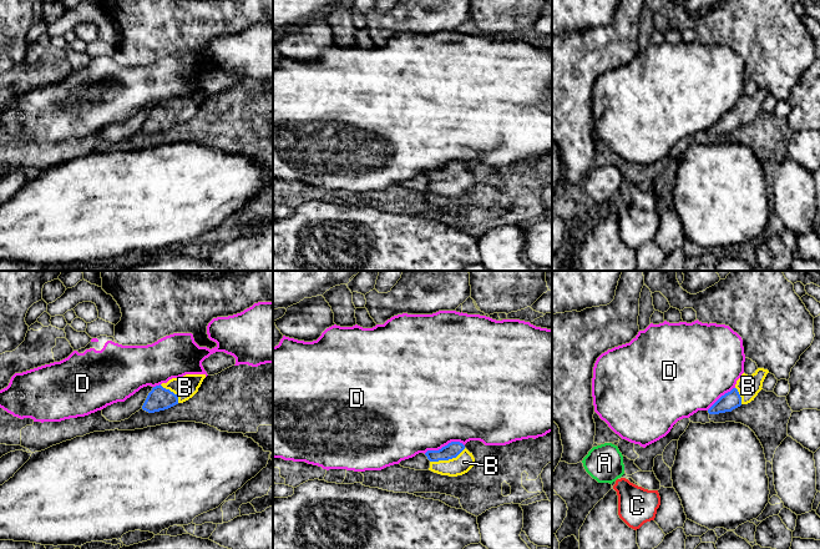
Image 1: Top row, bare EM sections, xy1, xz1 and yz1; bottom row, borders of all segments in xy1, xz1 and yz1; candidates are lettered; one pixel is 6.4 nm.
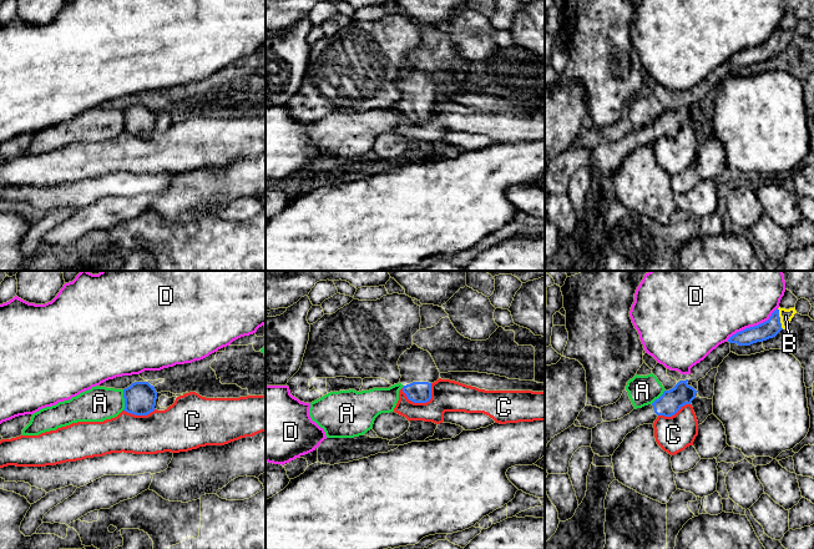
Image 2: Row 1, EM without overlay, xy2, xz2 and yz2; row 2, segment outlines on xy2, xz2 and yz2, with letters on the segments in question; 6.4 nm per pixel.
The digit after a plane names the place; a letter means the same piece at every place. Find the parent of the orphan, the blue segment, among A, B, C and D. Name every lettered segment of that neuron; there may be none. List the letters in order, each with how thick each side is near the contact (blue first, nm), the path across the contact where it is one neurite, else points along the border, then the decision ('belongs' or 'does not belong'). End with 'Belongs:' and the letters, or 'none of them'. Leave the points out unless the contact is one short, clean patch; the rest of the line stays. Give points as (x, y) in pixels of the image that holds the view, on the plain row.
A: 200/220 nm | along xy2 (122, 110), (124, 130) | does not belong
B: 100/120 nm | across xz1 (452, 170), (452, 175), (448, 180), (464, 182) | belongs
C: 140/200 nm | along xz2 (402, 109), (405, 116), (414, 122), (428, 122), (431, 119) | does not belong
D: 120/360 nm | does not belong
Belongs: B

